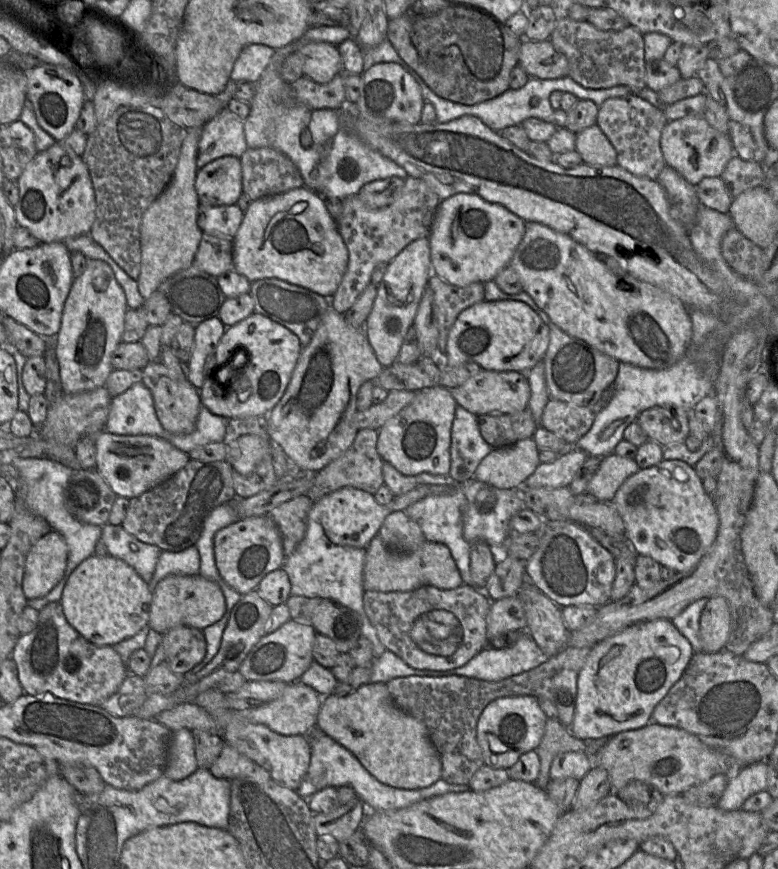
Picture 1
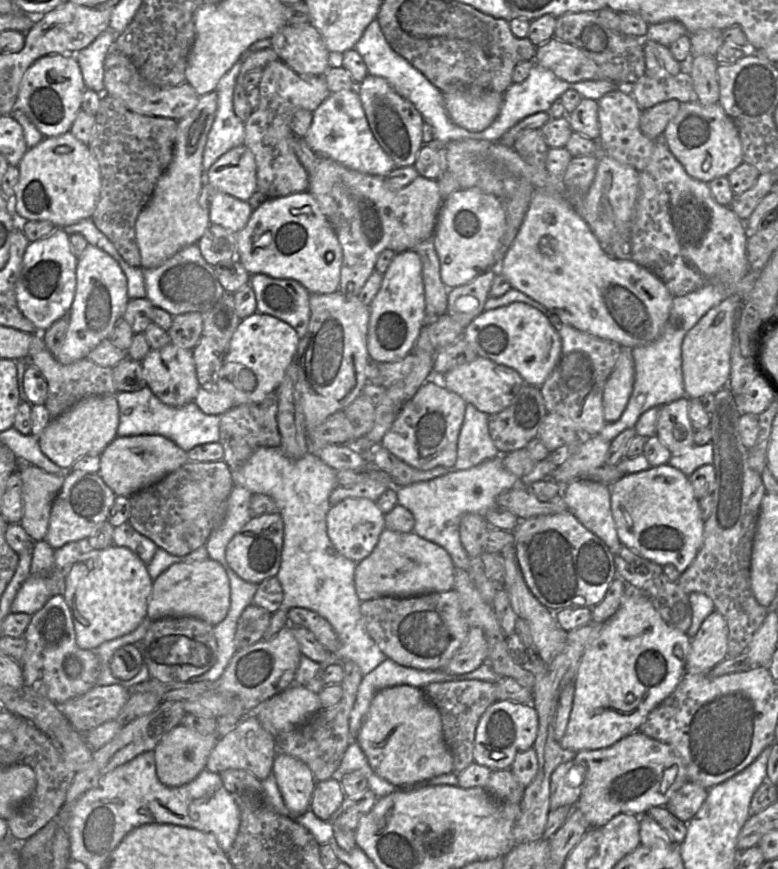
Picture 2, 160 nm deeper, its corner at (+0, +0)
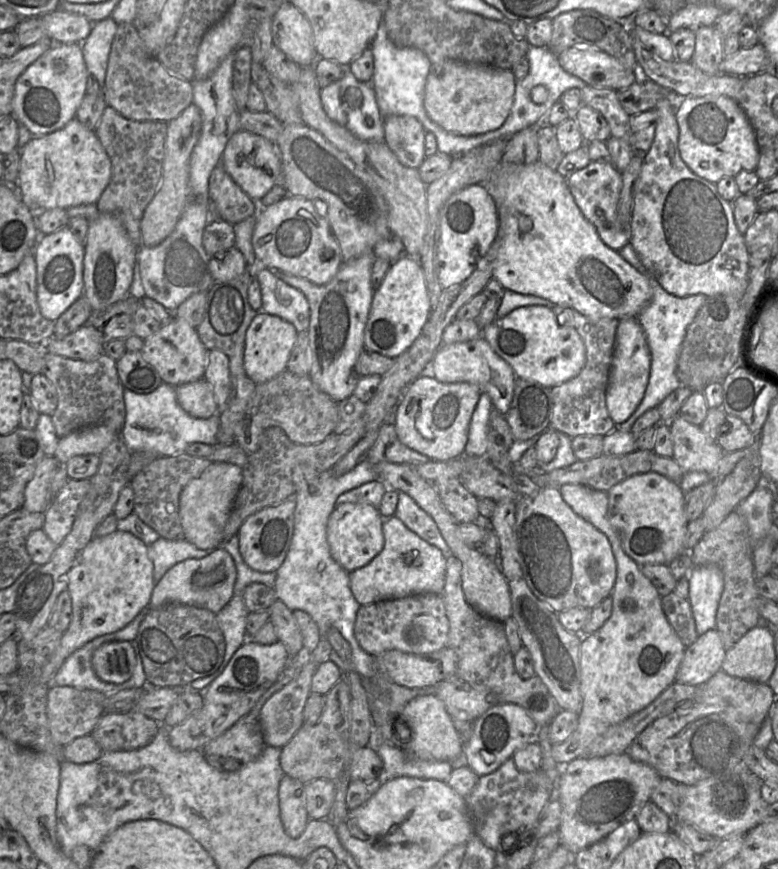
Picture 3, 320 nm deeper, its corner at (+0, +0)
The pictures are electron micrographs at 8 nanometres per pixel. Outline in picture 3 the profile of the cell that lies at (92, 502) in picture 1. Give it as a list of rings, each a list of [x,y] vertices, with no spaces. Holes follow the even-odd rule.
[[[68,479],[45,511],[42,530],[57,546],[72,530],[79,506],[89,488],[89,479]]]

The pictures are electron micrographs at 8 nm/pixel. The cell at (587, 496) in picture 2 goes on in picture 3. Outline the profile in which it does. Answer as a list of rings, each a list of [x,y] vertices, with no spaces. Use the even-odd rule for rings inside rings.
[[[564,484],[559,492],[577,515],[606,535],[616,562],[616,578],[610,594],[611,614],[597,630],[583,635],[580,641],[582,707],[577,715],[577,726],[565,740],[552,745],[553,759],[565,765],[583,757],[597,736],[646,707],[672,684],[685,646],[663,613],[658,591],[643,575],[640,565],[624,552],[607,517],[607,492],[581,484]]]

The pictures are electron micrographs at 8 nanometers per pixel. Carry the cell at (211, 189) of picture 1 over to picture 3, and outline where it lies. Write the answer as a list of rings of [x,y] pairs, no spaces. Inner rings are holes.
[[[241,129],[230,138],[222,154],[221,164],[253,200],[261,200],[276,184],[281,182],[282,160],[278,145],[249,131]]]

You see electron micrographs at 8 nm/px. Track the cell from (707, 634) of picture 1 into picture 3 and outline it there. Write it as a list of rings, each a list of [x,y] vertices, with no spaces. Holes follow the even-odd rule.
[[[715,628],[710,629],[685,647],[675,681],[699,686],[721,668],[724,657],[721,636]]]

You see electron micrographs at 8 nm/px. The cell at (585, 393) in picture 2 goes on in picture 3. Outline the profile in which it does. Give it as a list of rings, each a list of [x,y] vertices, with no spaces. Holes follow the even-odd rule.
[[[555,306],[552,311],[560,326],[574,328],[582,338],[586,349],[586,363],[576,377],[550,389],[552,397],[550,428],[571,438],[583,435],[606,436],[617,428],[607,409],[606,391],[610,379],[619,319],[591,319],[571,307],[563,306]]]

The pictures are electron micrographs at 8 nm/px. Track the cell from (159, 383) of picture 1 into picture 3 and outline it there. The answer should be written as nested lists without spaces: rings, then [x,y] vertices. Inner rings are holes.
[[[172,318],[144,341],[142,357],[158,372],[163,383],[175,387],[200,380],[204,377],[209,361],[209,350],[201,342],[196,328],[184,320]]]

